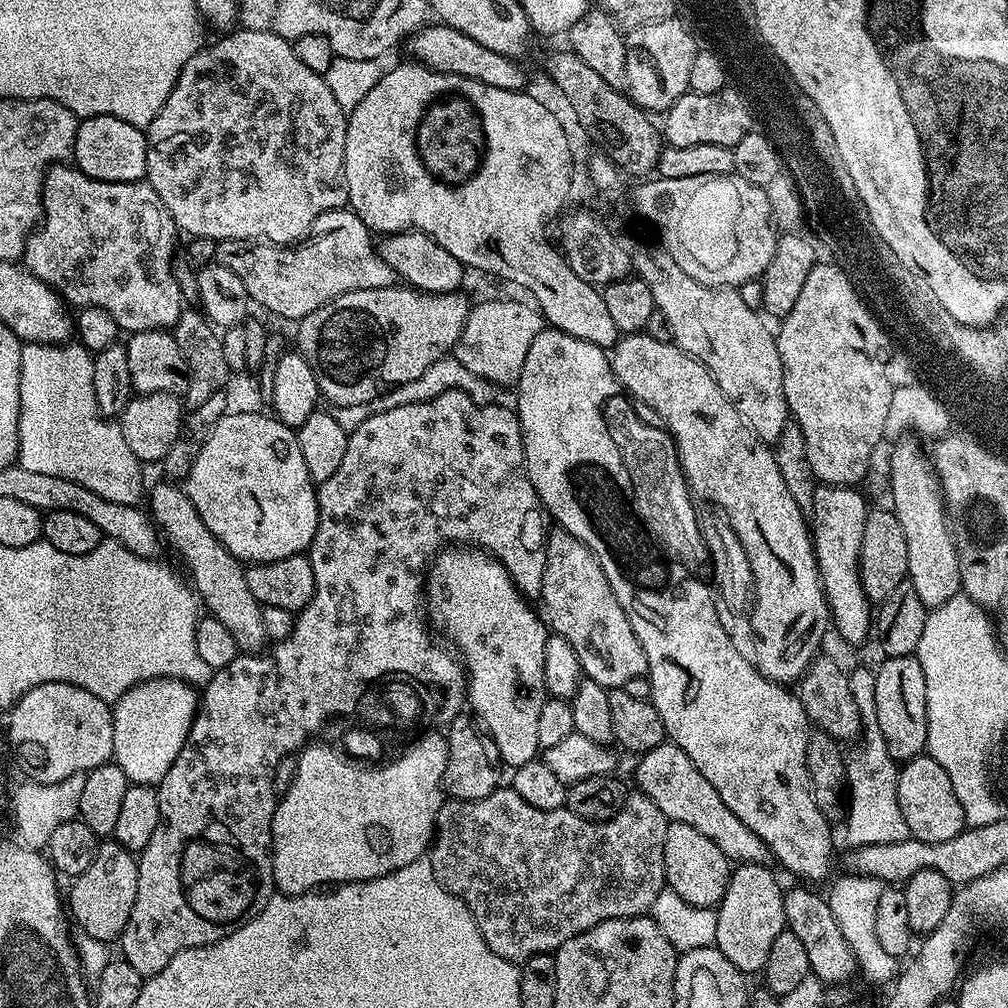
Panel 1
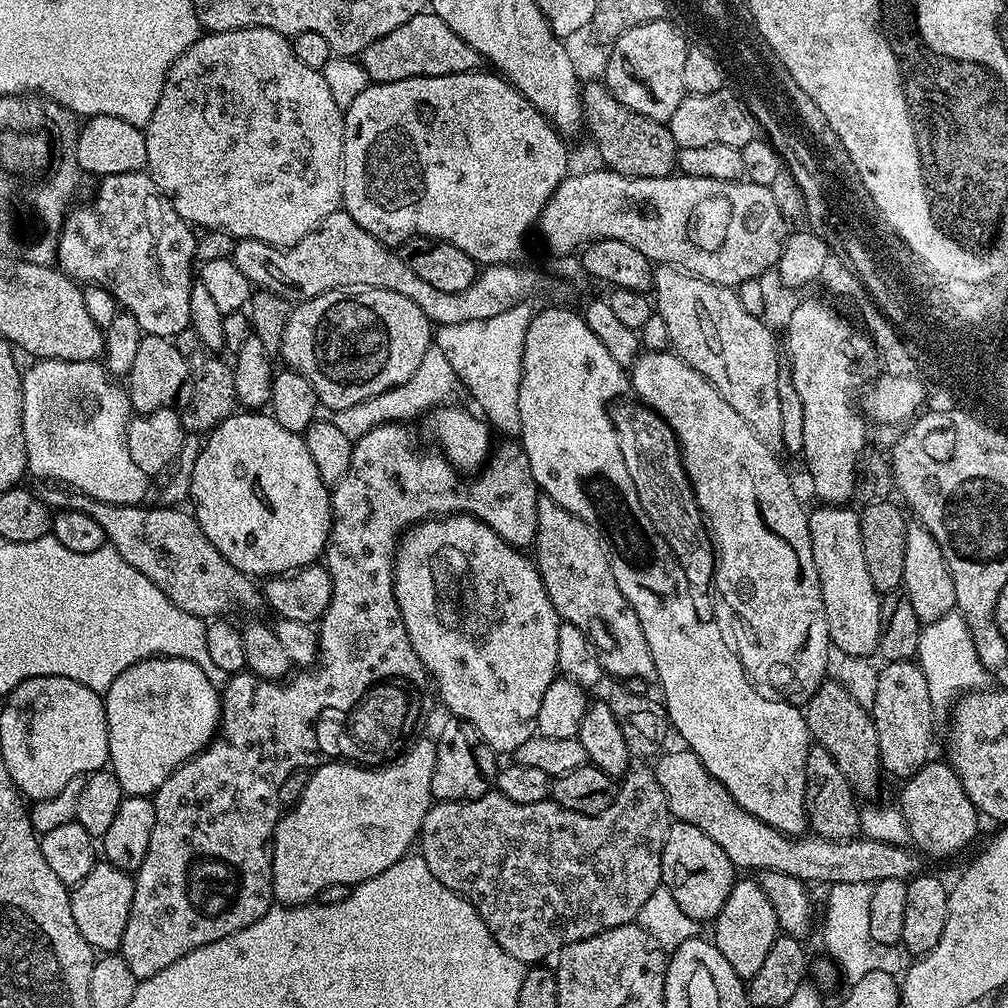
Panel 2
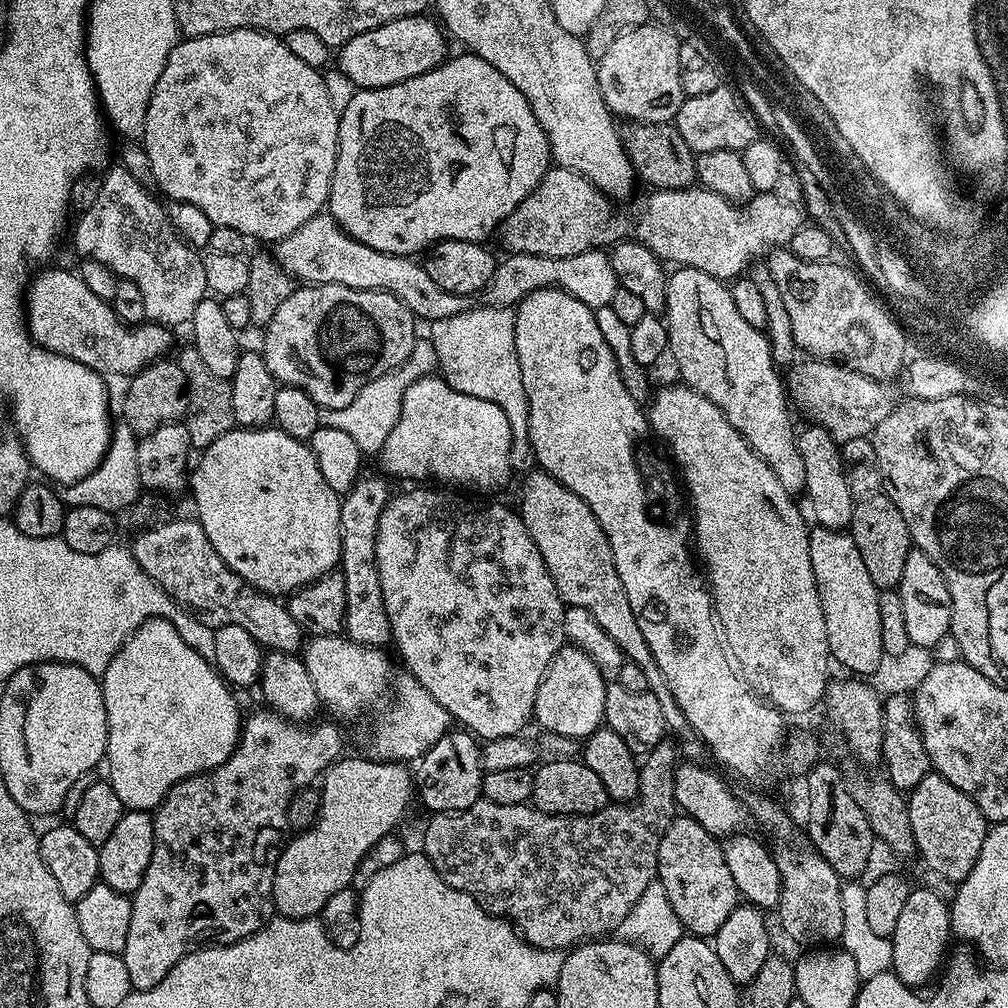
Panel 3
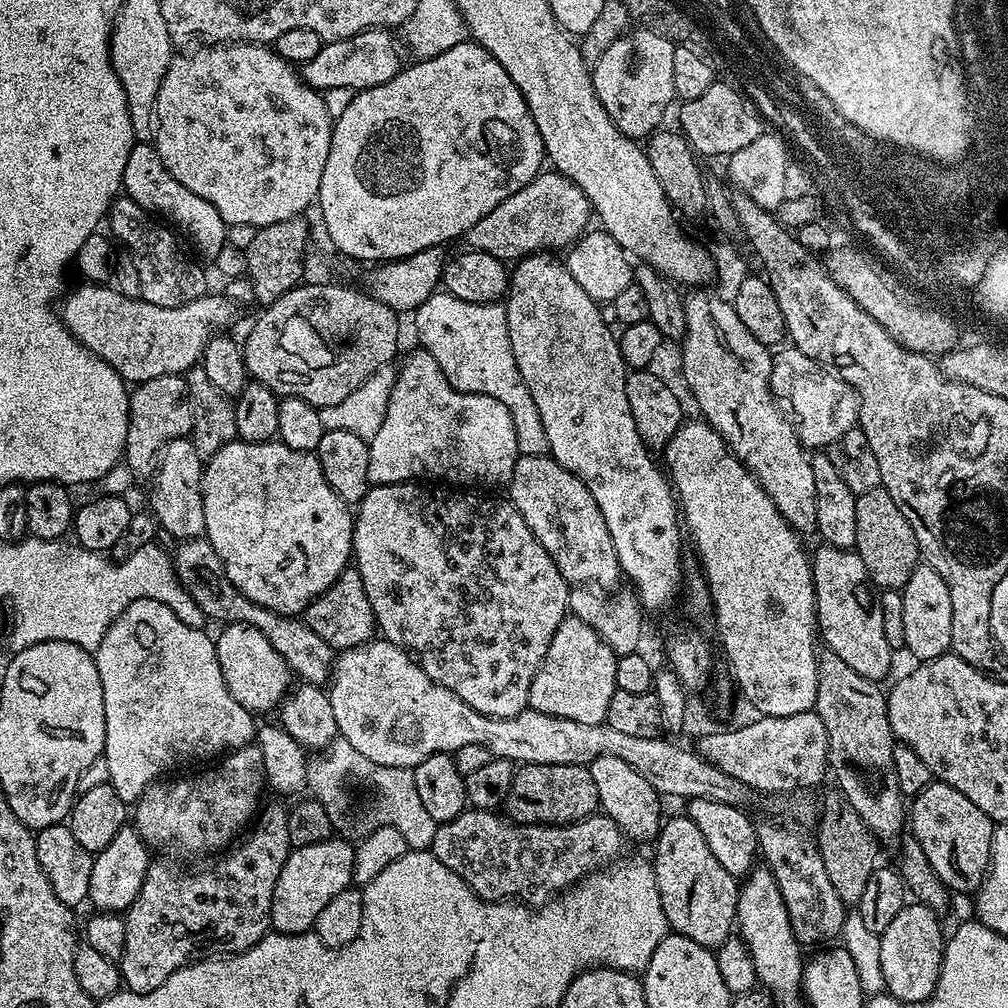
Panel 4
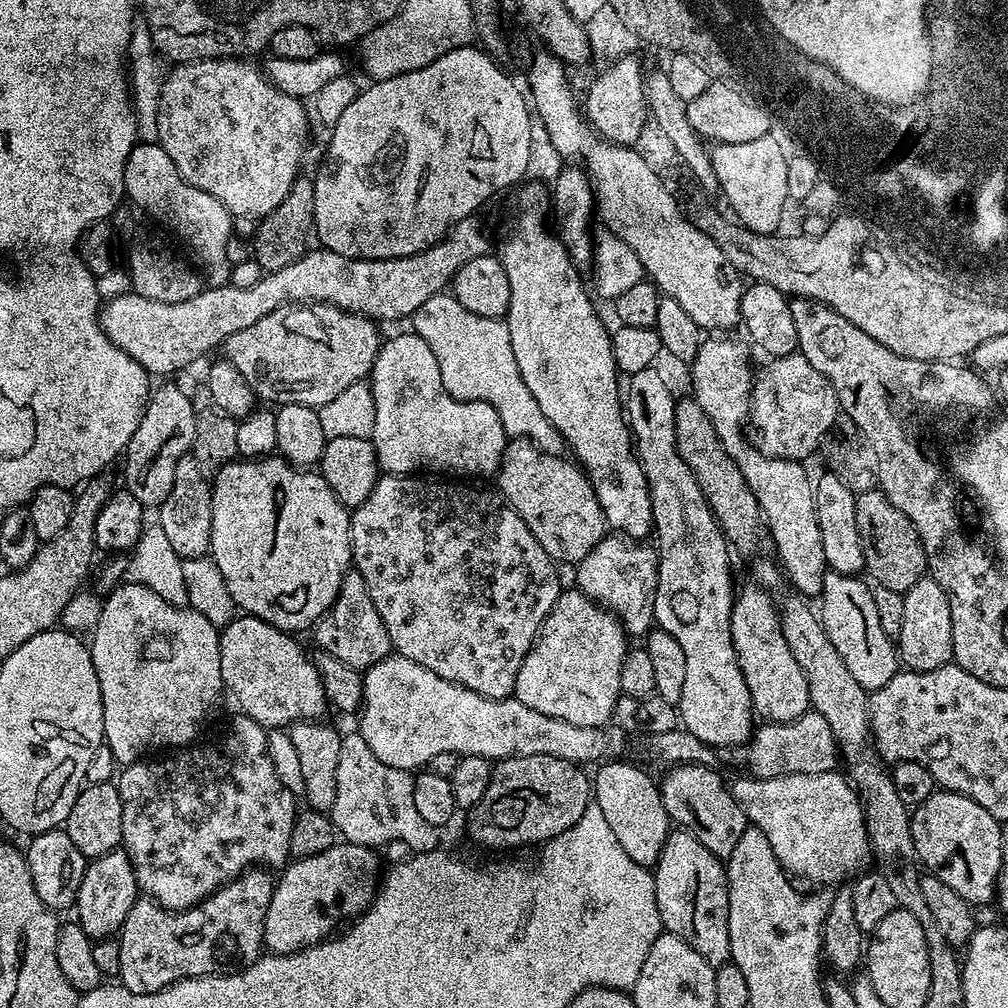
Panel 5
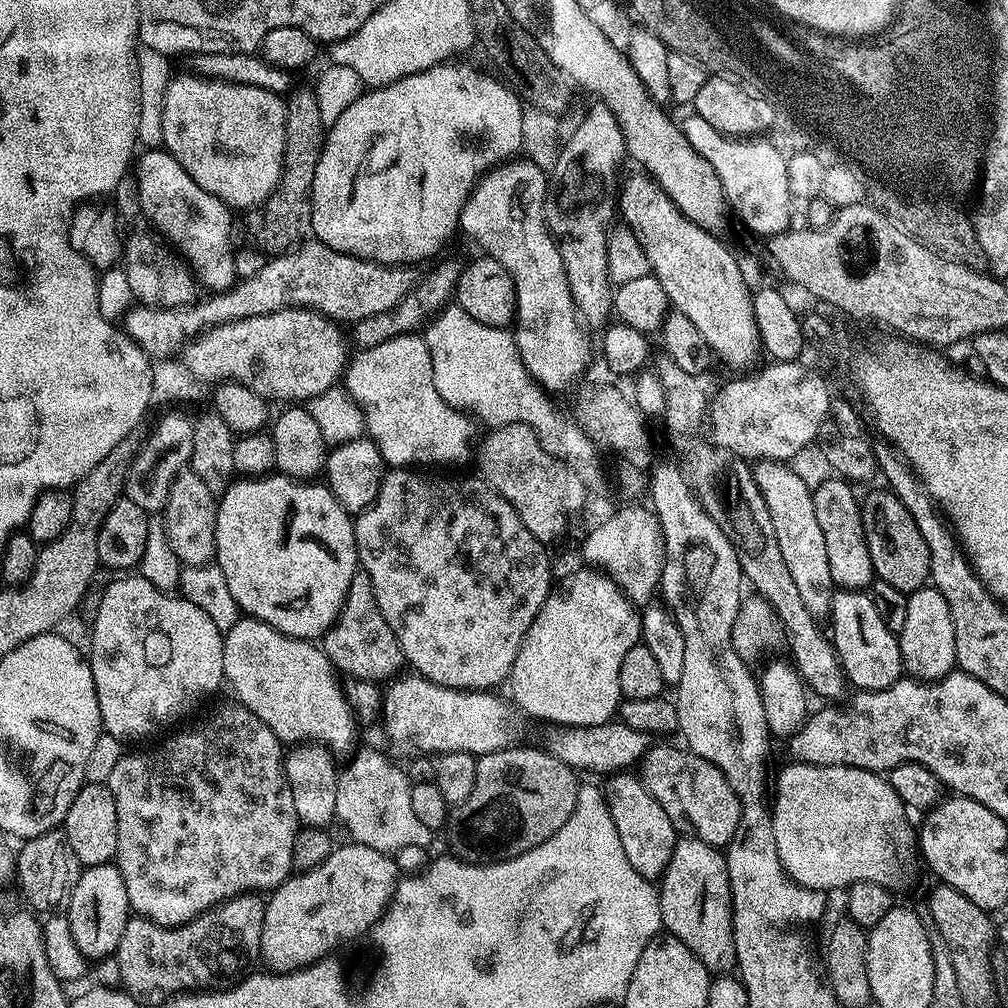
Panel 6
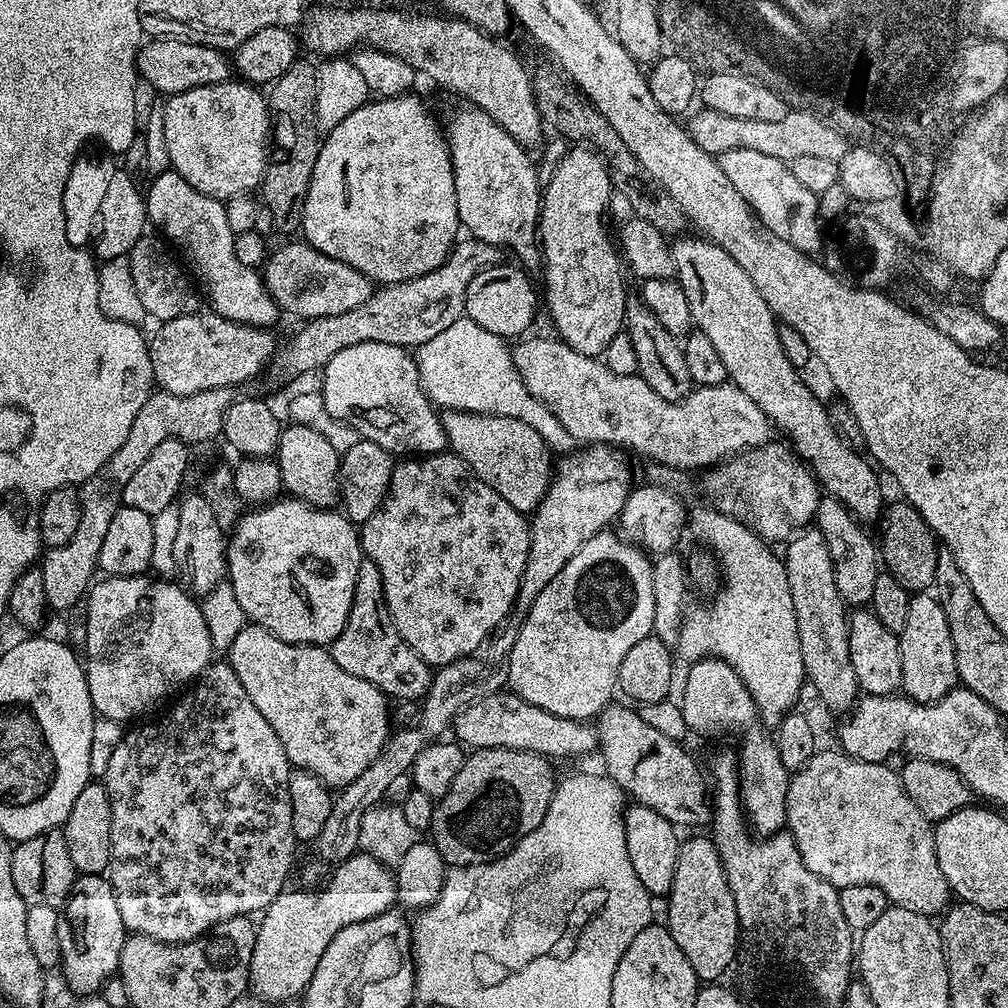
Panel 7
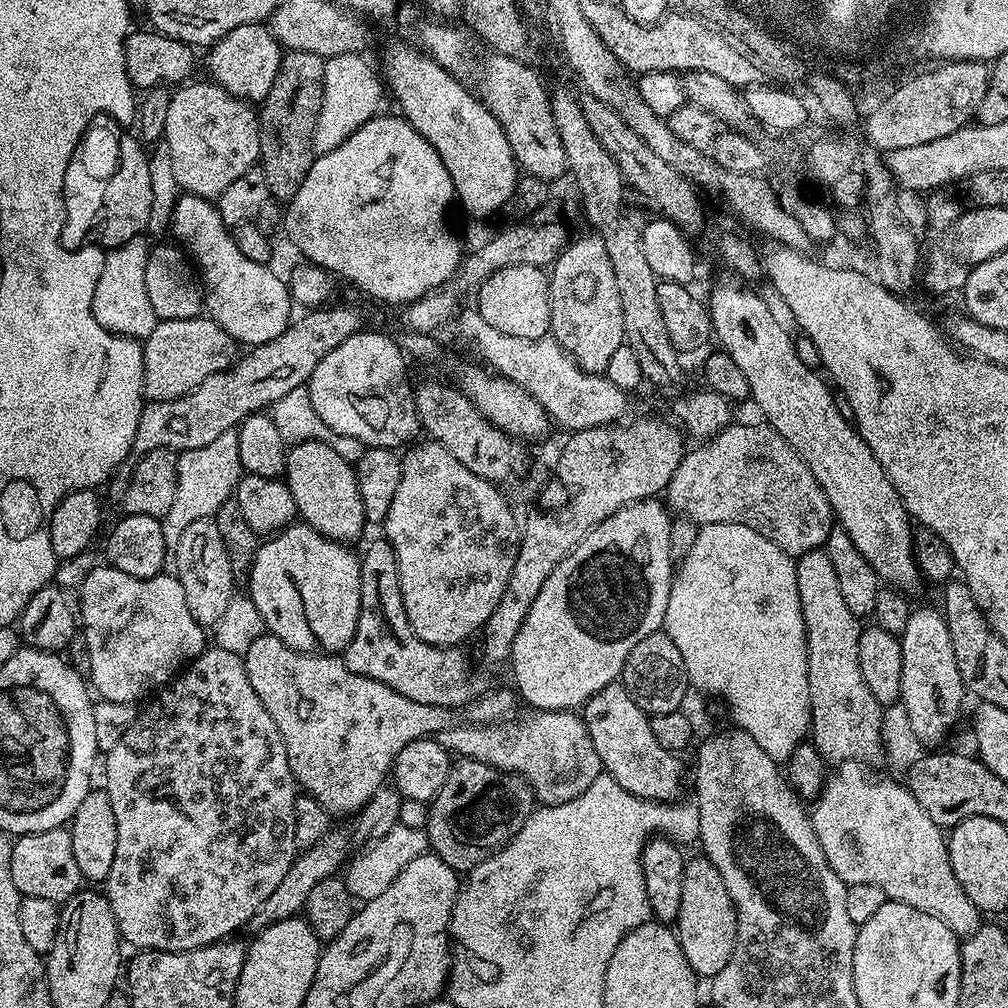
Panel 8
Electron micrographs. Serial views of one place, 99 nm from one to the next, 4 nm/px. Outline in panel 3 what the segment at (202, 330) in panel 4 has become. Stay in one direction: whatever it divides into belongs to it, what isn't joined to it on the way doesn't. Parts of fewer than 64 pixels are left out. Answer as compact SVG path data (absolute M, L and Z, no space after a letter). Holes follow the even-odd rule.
M57 266L50 268L49 272L41 271L33 275L26 289L26 327L34 343L51 352L74 358L74 362L82 362L82 366L90 366L90 370L107 374L109 377L112 375L131 378L147 364L169 355L168 347L172 344L173 332L171 327L151 322L141 322L129 327L116 317L116 311L112 309L109 301L98 298L98 294L93 294L87 288L79 274L67 272Z

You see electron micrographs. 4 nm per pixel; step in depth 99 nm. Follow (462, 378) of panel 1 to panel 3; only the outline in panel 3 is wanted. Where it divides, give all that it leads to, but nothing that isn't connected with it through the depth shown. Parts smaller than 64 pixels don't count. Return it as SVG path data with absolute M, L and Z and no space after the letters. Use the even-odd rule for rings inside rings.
M417 339L408 360L394 370L374 378L374 382L366 382L366 386L362 386L362 390L354 394L354 402L350 402L350 406L321 408L321 425L334 426L334 430L342 430L345 434L350 434L350 438L354 438L354 443L358 445L360 453L378 454L383 450L386 438L390 436L390 430L394 430L394 422L398 422L398 414L402 414L402 398L406 398L406 390L410 390L410 386L414 386L418 378L433 375L437 368L431 339Z

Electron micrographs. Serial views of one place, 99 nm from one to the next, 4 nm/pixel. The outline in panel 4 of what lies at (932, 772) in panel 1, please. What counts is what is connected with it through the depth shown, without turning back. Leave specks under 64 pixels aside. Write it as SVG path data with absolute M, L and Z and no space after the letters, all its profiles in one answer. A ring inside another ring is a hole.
M939 782L928 784L910 804L910 834L918 846L922 846L930 866L934 866L934 874L938 874L953 893L975 893L984 881L990 862L993 827L994 821L982 814L966 794L958 794L954 786Z

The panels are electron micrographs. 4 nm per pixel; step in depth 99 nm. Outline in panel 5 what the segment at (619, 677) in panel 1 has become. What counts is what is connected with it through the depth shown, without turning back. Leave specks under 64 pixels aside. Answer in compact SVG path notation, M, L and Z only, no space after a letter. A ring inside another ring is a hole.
M512 438L504 447L500 471L495 473L494 480L500 483L499 495L530 526L530 534L538 538L538 546L557 565L579 564L604 539L606 521L602 506L587 475L571 459L546 454L526 439Z

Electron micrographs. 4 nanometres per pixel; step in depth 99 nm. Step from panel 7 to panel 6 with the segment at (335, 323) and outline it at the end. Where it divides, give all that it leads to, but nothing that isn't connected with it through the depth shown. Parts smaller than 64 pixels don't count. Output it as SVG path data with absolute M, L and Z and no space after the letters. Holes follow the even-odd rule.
M443 260L439 261L441 264L421 284L419 281L415 286L409 288L408 293L393 308L382 310L382 314L370 314L370 318L362 318L351 325L352 340L357 344L355 346L357 349L382 346L382 342L390 342L390 338L419 333L429 321L449 307L456 284L460 281L462 264L461 261Z

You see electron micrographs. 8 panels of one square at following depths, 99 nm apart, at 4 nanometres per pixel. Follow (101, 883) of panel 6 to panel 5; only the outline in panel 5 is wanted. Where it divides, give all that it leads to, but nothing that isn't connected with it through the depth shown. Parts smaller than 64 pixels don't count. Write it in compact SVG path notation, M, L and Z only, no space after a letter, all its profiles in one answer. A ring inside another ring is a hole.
M108 852L104 856L95 857L84 869L82 886L78 886L74 905L75 919L93 942L107 940L119 933L126 914L130 914L130 906L134 906L137 899L136 879L127 852Z

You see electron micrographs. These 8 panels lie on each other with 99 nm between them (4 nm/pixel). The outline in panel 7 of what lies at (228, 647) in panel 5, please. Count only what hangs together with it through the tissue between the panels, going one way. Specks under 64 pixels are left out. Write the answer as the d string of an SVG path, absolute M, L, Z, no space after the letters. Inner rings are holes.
M248 622L227 650L226 660L232 665L234 674L238 674L242 690L250 694L250 702L254 702L262 718L274 726L274 734L278 734L278 742L282 742L282 750L286 750L289 765L293 769L314 774L329 789L339 790L354 782L354 778L358 778L358 774L362 774L362 770L366 770L366 766L370 766L370 762L374 762L386 746L390 737L389 697L378 686L366 682L366 678L346 674L346 670L334 662L327 647L282 642L282 638L270 634L270 630L260 624Z

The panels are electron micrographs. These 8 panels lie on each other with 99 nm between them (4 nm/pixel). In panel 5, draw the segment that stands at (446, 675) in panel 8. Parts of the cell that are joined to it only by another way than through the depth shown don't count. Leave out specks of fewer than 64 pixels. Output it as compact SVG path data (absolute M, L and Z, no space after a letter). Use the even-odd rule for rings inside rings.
M349 570L342 578L342 586L336 595L336 601L328 609L323 620L317 620L314 633L319 651L330 654L346 662L346 666L367 670L393 655L390 634L386 630L386 622L382 622L382 614L374 607L374 598L370 598L370 590L366 587L366 578L355 570Z

